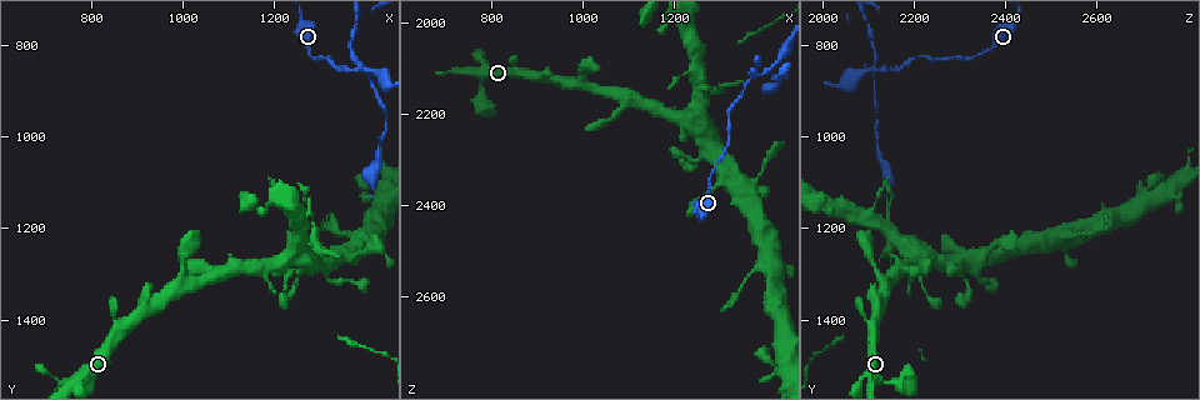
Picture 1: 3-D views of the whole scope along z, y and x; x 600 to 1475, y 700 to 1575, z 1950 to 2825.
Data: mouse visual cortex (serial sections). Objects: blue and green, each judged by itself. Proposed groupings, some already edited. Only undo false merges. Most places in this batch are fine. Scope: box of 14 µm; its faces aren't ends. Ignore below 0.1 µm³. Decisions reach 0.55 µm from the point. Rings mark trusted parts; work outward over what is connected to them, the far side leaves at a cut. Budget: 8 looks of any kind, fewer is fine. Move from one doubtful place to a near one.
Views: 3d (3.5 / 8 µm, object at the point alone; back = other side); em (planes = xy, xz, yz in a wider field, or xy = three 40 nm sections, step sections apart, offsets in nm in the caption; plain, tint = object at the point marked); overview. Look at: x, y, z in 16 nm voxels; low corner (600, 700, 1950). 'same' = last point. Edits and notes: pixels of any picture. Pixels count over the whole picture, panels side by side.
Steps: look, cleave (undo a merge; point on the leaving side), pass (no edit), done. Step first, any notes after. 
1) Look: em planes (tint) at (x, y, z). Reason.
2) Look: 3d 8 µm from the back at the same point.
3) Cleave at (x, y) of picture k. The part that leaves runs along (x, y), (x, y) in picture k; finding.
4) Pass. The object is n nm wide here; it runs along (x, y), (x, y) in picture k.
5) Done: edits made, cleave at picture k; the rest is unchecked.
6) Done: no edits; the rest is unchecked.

Look: 3d 8 µm at (1395, 850, 2110). Four-way junction.

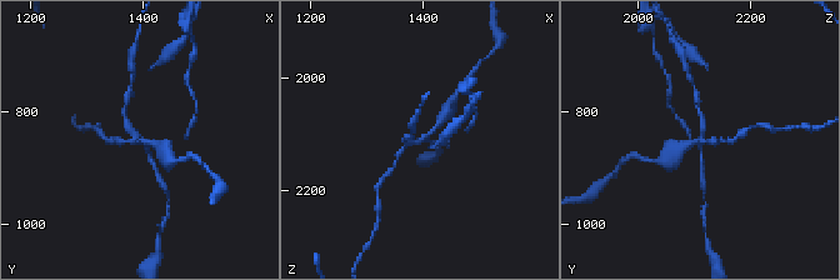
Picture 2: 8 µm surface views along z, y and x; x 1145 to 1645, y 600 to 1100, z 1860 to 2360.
Look: 3d 3.5 µm from the back at (1400, 850, 2115). Zoom in.

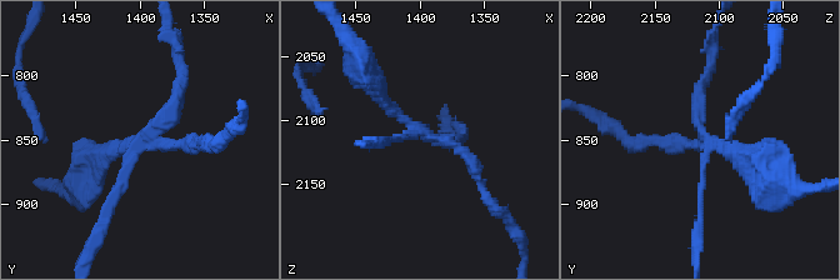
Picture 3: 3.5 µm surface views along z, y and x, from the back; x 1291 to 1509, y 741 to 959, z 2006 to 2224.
Look: em xy step 1 (tint) at (1400, 854, 2108). 4 arms meet here; the arms are 100, 200, 200, 200 nm wide; need the tissue.

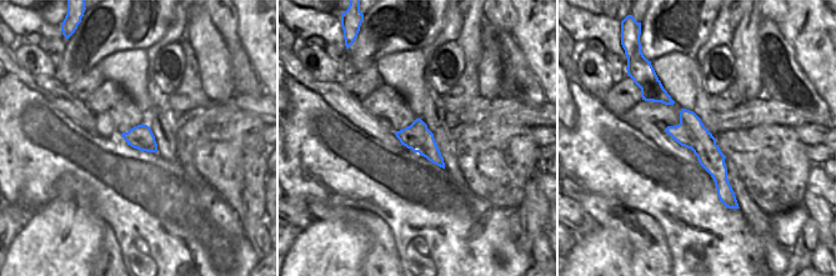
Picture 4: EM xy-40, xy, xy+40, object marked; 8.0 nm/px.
Cleave at (701, 94) of picture 3. A second cell is stuck on.

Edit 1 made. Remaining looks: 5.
Look: 3d 8 µm at (1250, 1205, 2140). Three arms meet.

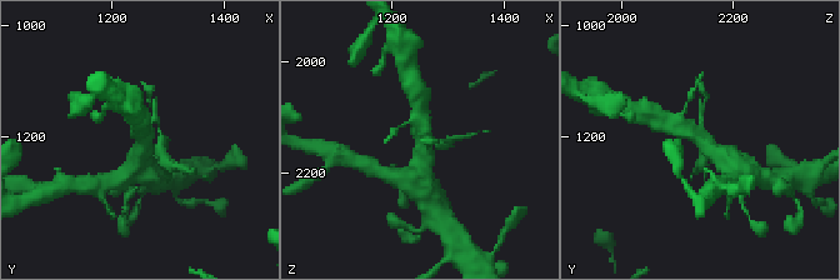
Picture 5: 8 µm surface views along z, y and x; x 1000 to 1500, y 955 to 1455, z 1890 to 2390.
Look: em xy step 2 (tint) at (1255, 1210, 2140). 3 arms meet here; the arms are 100, 500, 500 nm wide; need the tissue.

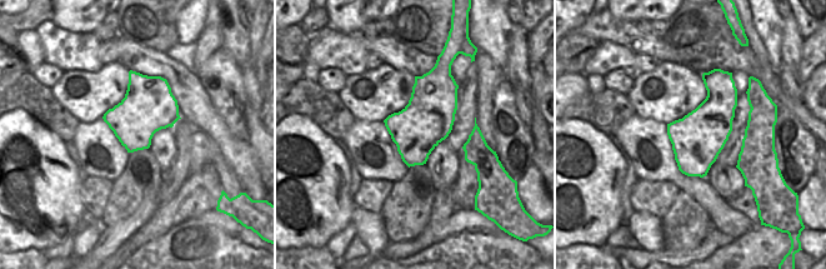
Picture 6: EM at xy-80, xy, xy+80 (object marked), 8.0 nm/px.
Cleave at (160, 146) of picture 5. The part that leaves runs along (153, 123), (158, 125), (163, 159), (169, 166) in picture 5; a second cell is stuck on.

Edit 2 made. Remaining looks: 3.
Look: 3d 8 µm at (780, 1535, 2160).

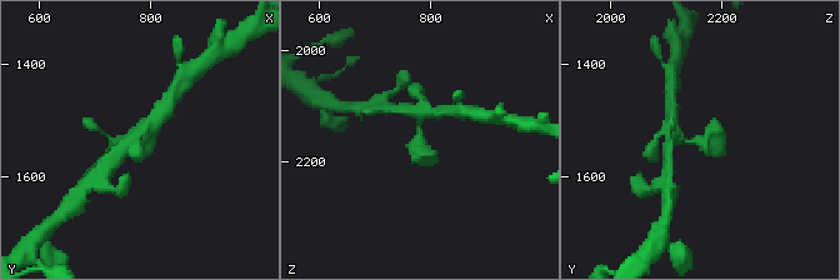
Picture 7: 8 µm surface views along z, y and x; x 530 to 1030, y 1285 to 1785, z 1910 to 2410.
Look: 3d 3.5 µm at (780, 1535, 2160).

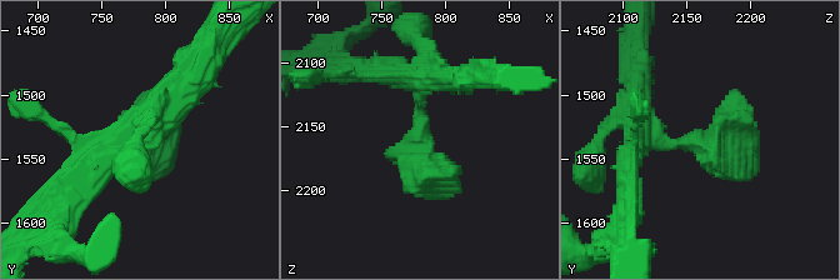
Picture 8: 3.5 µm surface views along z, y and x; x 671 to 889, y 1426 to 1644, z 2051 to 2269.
Look: em xy step 1 (tint) at (776, 1534, 2160).

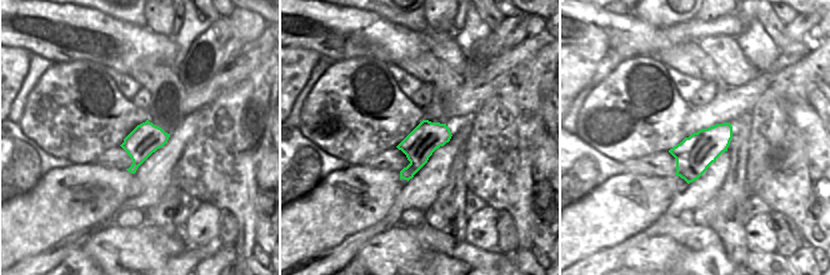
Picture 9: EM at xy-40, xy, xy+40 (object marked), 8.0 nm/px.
Pass. It runs along (638, 118), (673, 144), (733, 136), (749, 175) in picture 8; one cell here.

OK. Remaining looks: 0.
Done: edits made, cleave at picture 3, cleave at picture 5; the rest is unchecked.

